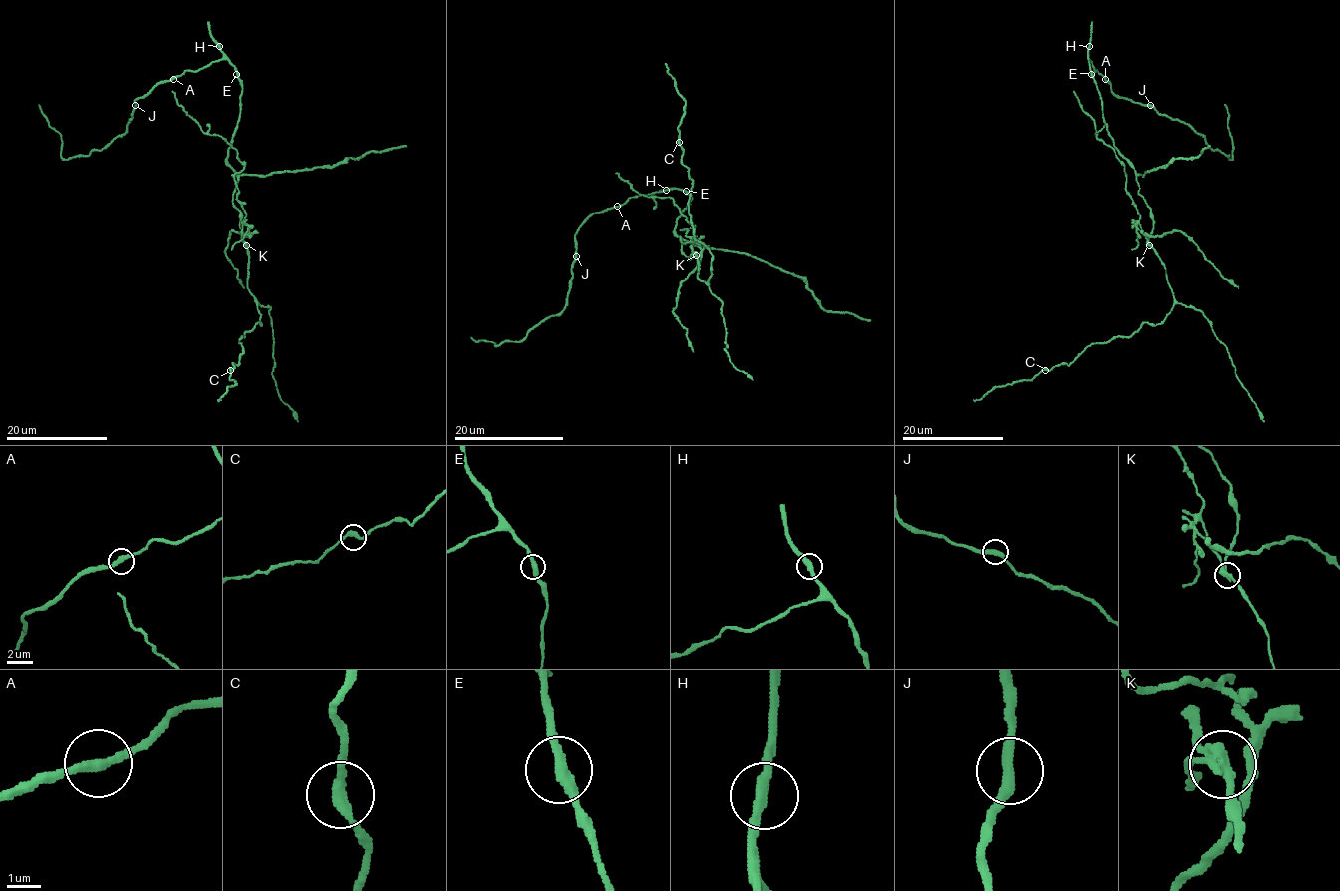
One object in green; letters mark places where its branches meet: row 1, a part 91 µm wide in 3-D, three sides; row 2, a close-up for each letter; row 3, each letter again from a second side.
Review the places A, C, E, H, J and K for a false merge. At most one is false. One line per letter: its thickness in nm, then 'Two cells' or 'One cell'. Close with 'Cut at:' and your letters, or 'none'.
A: Thickness 320 nm. One cell
C: Thickness 320 nm. One cell
E: Thickness 340 nm. One cell
H: Thickness 340 nm. One cell
J: Thickness 340 nm. One cell
K: Thickness 340 nm. Two cells
Cut at: K

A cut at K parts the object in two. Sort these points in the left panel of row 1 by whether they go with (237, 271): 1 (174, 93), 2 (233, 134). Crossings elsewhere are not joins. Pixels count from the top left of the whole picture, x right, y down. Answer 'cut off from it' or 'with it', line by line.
1: with it
2: cut off from it

